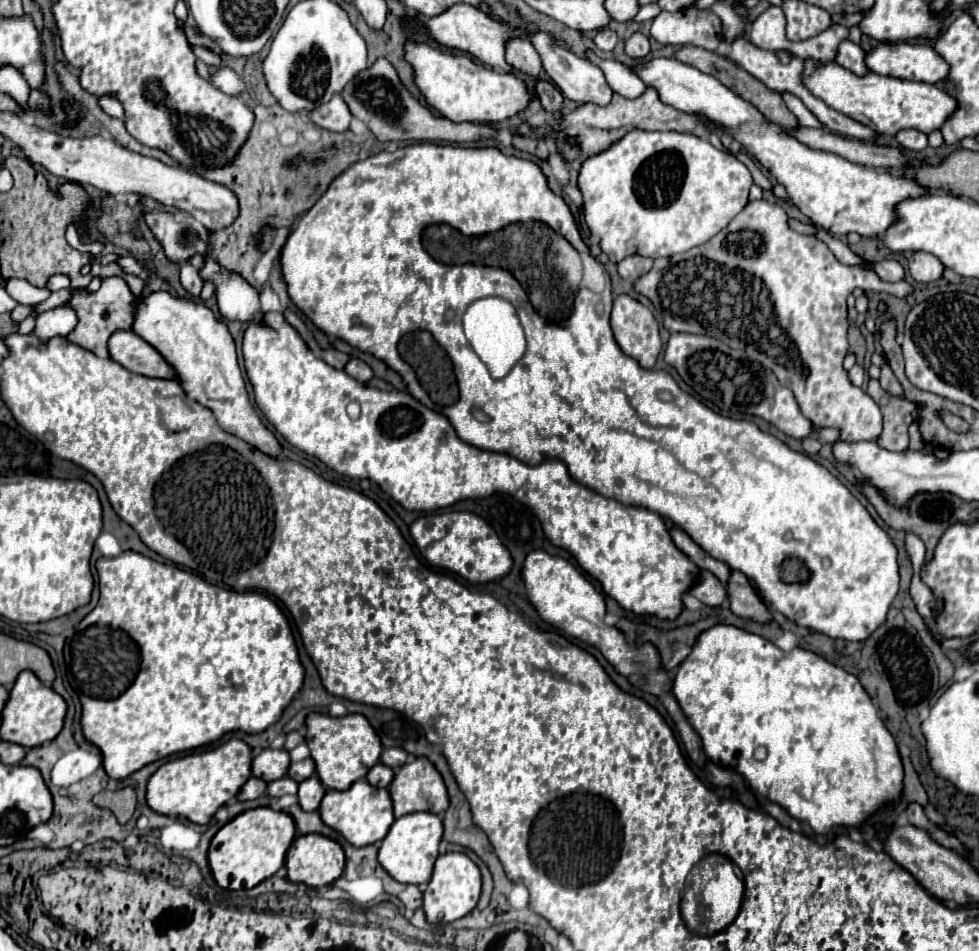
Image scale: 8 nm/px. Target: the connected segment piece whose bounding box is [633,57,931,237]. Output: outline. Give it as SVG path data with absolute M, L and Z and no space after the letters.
M661 57L643 61L633 71L645 81L645 85L653 85L659 91L663 103L685 113L701 113L717 125L727 125L729 133L759 159L777 183L787 189L787 195L801 213L815 225L831 231L831 235L847 235L855 231L861 237L875 237L883 227L887 227L887 223L891 223L891 207L895 207L899 199L907 199L907 195L927 195L927 191L931 191L899 171L863 167L841 155L813 151L801 145L781 127L767 121L751 103L723 87L715 77L677 59Z

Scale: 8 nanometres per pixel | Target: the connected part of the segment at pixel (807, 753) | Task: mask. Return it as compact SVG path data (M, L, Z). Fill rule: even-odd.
M715 625L707 631L703 631L693 647L691 653L681 661L681 665L677 667L677 673L673 677L673 689L671 693L675 695L679 707L683 709L687 721L693 725L693 729L699 733L701 741L703 741L703 749L707 753L707 757L719 765L719 767L727 767L737 771L739 775L743 775L749 783L749 787L767 801L779 803L781 807L787 809L787 813L799 821L805 821L815 835L827 837L835 827L847 827L847 829L859 829L873 813L877 813L881 807L885 805L895 805L899 803L901 795L903 795L903 779L905 779L905 771L901 765L901 757L897 751L897 743L895 737L889 733L889 729L885 727L885 721L879 715L879 707L871 701L871 697L867 695L867 691L861 687L859 679L851 673L847 673L843 667L837 667L833 663L823 661L821 657L817 657L811 651L805 649L793 649L789 653L781 651L775 643L755 635L755 633L747 633L739 627L733 625Z

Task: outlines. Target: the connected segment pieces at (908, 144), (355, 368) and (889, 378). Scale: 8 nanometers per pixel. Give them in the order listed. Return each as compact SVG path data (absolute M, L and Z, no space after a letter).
M905 129L905 131L899 131L897 133L897 141L903 149L909 149L909 151L923 151L929 143L927 143L927 135L921 133L921 131L915 131L915 129Z
M351 359L351 361L347 363L345 371L347 371L353 379L357 379L357 381L361 381L361 383L367 383L367 381L371 381L371 379L375 377L373 371L371 371L371 367L369 367L367 363L363 363L361 359Z
M889 365L881 367L881 379L879 379L879 383L881 383L881 387L883 387L887 393L891 393L891 395L895 395L895 397L903 397L903 387L901 387L901 383L895 379L895 375L893 375L893 371L891 371Z

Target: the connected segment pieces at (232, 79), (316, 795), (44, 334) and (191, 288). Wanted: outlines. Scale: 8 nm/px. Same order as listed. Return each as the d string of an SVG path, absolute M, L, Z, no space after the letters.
M219 67L219 69L213 73L211 83L213 83L217 89L221 89L223 93L235 95L235 97L239 97L239 95L245 91L243 79L241 79L233 69L229 69L229 67Z
M311 775L309 779L299 783L297 797L299 797L299 805L303 811L317 811L323 795L325 795L325 787L317 775Z
M55 307L37 317L35 335L41 343L47 343L53 337L65 337L69 335L77 325L77 315L71 307Z
M195 255L187 263L183 263L183 267L181 267L181 285L193 297L199 297L201 287L203 287L203 279L199 277L201 265L203 265L203 259L199 255Z

